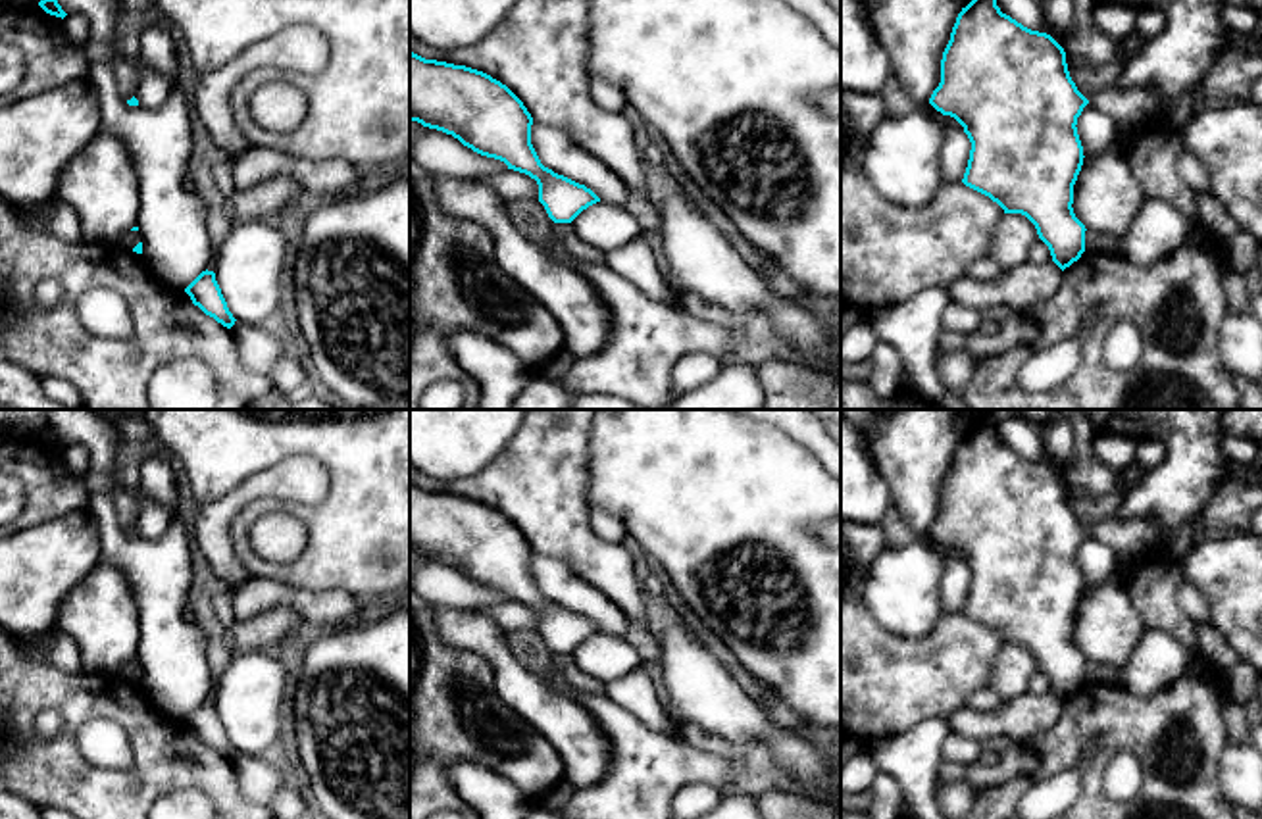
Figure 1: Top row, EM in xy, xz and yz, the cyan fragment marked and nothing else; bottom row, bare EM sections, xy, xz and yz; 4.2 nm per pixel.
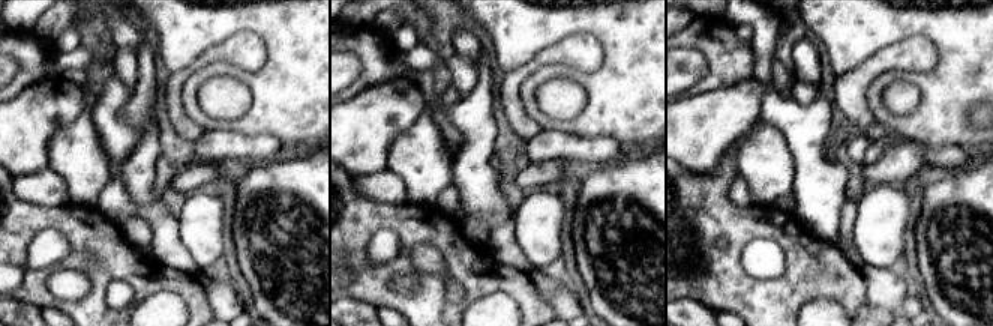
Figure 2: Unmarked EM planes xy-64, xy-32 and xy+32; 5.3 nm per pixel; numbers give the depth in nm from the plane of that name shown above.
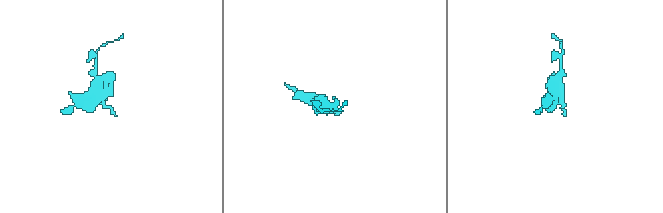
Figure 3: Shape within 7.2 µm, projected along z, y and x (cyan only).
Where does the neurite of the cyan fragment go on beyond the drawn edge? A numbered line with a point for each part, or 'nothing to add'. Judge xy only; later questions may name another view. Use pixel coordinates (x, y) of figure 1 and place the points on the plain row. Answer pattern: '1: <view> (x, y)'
nothing to add

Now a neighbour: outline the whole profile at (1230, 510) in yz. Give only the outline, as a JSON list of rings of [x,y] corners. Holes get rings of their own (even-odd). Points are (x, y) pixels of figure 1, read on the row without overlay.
[[[1245,481],[1222,483],[1200,515],[1218,534],[1247,533],[1252,513],[1262,506],[1262,486]]]

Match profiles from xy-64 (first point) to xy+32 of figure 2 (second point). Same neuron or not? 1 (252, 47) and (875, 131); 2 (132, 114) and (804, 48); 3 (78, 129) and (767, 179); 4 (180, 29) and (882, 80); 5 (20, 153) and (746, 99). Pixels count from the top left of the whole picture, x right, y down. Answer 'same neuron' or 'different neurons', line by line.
1: different neurons
2: different neurons
3: same neuron
4: same neuron
5: same neuron

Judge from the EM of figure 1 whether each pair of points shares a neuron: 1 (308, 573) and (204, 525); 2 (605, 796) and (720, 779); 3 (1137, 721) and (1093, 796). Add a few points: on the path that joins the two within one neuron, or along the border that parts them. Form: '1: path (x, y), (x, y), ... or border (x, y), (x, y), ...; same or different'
1: border (256, 498), (229, 529), (233, 552), (251, 575); different
2: path (633, 791), (653, 771), (691, 771); same
3: path (1118, 739), (1099, 760), (1093, 777); same

